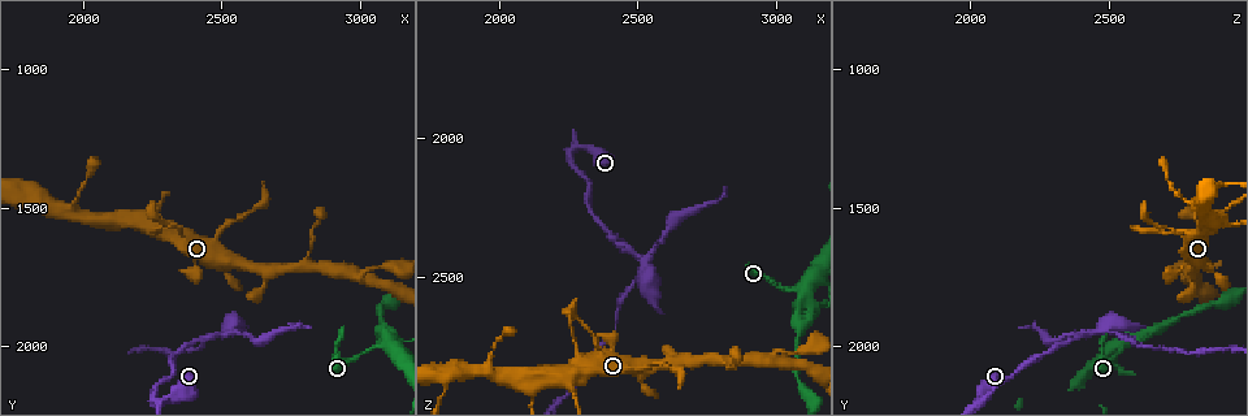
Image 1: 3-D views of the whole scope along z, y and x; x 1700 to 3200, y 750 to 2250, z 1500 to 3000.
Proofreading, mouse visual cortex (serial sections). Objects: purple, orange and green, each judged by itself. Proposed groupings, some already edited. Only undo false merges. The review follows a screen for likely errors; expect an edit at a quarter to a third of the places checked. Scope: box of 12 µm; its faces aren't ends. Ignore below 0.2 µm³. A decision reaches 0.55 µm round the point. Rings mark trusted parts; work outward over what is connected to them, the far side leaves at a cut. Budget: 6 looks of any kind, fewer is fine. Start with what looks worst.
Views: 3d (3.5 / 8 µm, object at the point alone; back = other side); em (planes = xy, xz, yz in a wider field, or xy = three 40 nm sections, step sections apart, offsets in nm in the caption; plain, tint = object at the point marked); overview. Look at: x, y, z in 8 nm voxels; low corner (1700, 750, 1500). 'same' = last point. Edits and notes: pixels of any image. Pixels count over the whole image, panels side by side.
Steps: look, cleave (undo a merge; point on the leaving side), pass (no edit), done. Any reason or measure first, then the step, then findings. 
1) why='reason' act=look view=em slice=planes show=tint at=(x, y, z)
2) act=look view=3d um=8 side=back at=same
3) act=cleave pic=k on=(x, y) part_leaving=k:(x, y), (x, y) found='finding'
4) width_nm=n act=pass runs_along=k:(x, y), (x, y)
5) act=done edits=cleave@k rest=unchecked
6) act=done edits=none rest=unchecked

why='calibre changes' act=look view=3d um=3.5 at=(2520, 1950, 2460)

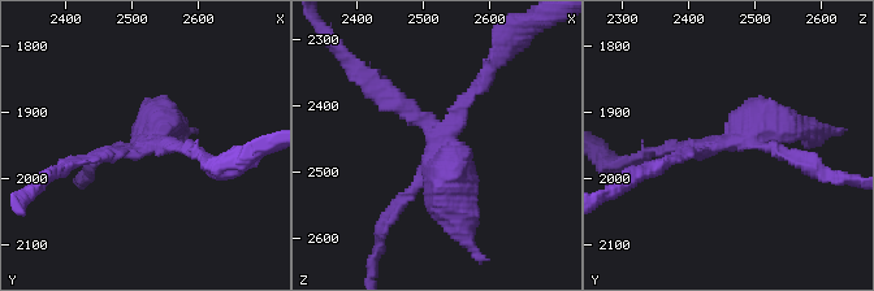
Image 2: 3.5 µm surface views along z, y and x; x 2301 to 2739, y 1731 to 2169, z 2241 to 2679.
why='shape alone is not enough' act=look view=em slice=xy step=5 show=tint at=(2520, 1945, 2455)

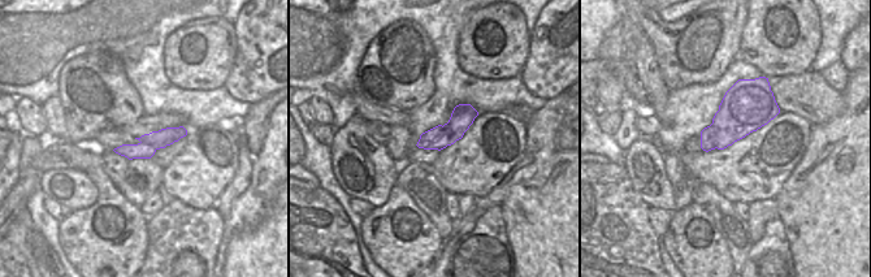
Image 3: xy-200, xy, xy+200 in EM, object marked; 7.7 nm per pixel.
act=cleave pic=2 on=(394, 215) border=3:(447, 131), (442, 137), (419, 142) found='a second cell is stuck on'

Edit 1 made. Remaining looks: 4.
why='thin arm on a thick one' act=look view=3d um=3.5 at=(3080, 2000, 2540)

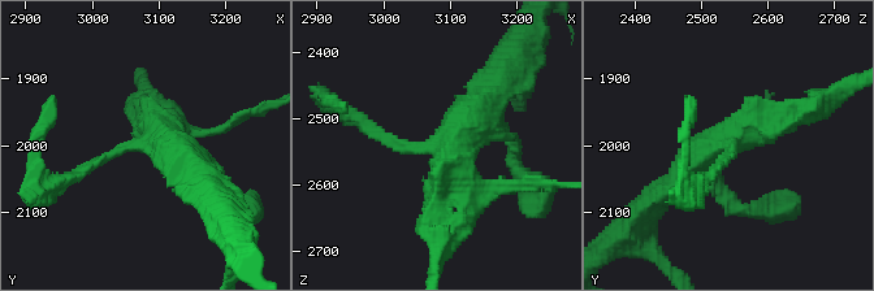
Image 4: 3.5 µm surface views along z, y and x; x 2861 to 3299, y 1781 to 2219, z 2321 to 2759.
act=look view=em slice=xy step=3 show=tint at=(3075, 2000, 2545)

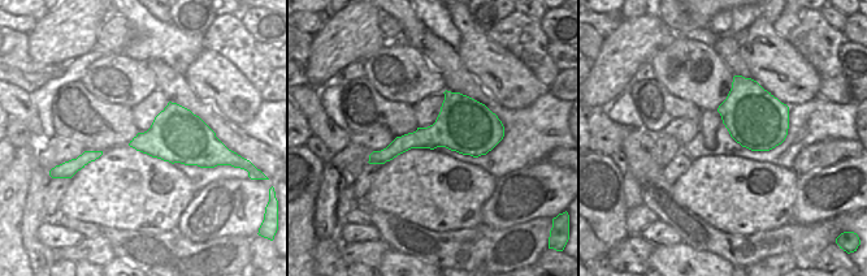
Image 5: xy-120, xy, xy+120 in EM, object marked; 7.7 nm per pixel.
act=pass runs_along=4:(709, 178), (743, 130), (792, 105) found='all the same cell'

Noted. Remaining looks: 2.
act=done edits=cleave@2 rest=unchecked

